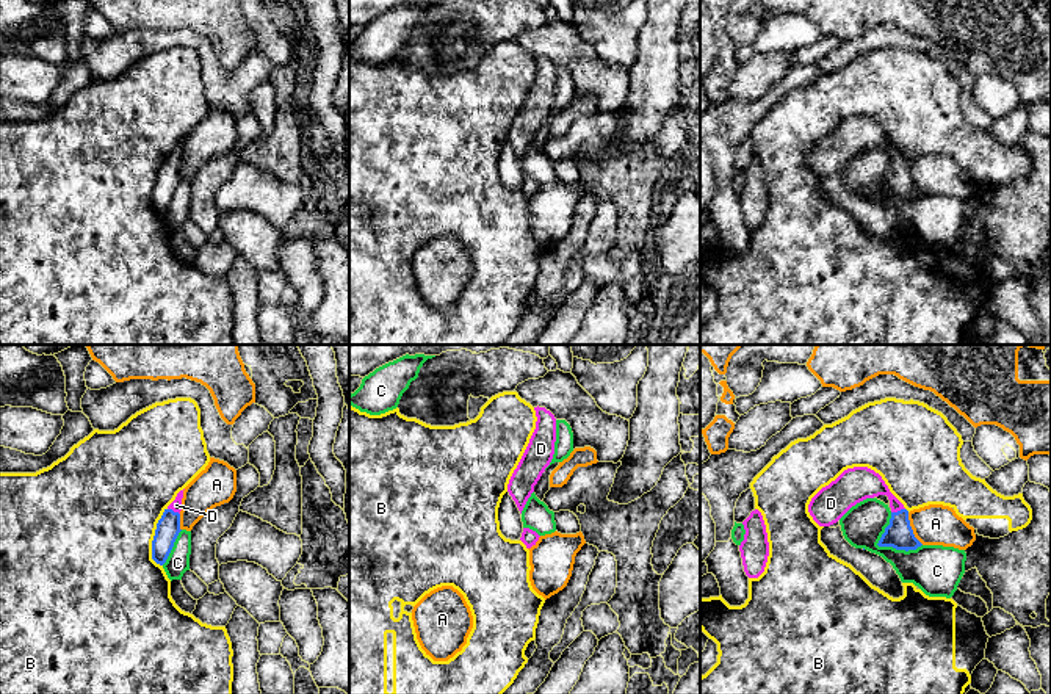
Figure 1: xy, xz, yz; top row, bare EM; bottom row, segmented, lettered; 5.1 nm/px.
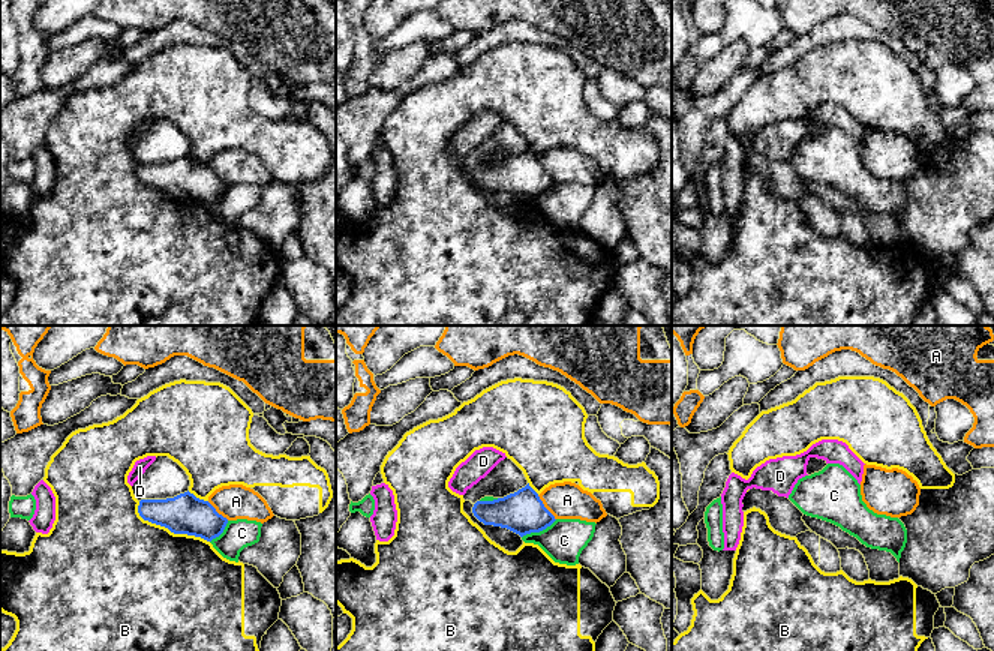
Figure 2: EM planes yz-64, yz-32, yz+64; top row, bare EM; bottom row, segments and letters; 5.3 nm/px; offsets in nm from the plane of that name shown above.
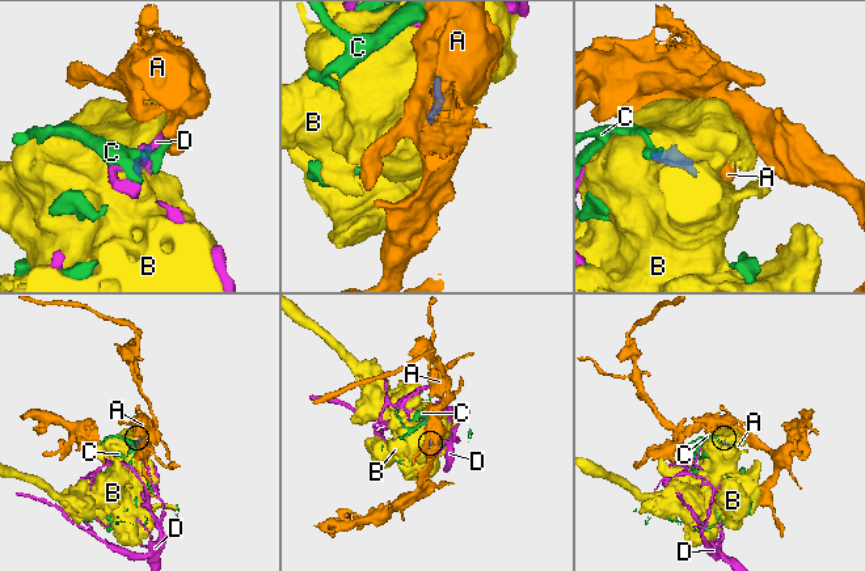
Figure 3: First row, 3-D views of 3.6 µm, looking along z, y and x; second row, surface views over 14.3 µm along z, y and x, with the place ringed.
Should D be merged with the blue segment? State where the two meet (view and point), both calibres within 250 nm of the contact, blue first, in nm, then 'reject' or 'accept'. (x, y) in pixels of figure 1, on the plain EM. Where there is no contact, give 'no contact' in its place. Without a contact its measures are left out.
contact yz (898, 160); calibres 140 and 170 nm; accept

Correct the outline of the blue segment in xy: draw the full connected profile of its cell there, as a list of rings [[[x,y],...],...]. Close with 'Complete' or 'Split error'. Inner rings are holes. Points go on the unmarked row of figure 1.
[[[180,139],[175,149],[164,158],[161,168],[157,172],[155,185],[152,190],[152,208],[163,215],[174,196],[174,191],[180,179],[180,160],[182,160],[183,139]]]. Split error

